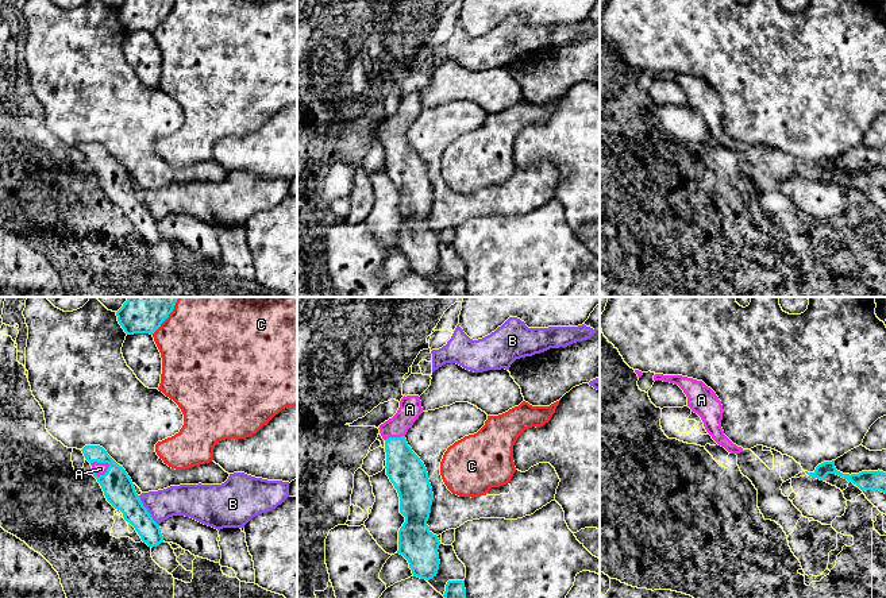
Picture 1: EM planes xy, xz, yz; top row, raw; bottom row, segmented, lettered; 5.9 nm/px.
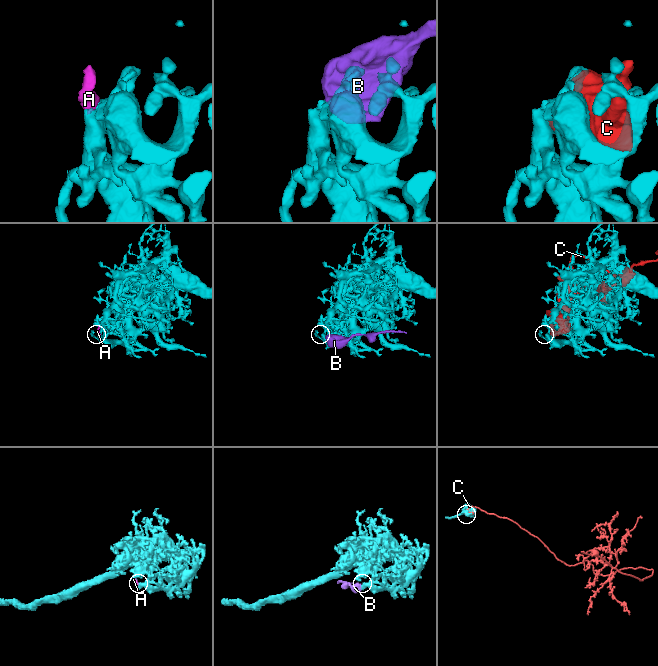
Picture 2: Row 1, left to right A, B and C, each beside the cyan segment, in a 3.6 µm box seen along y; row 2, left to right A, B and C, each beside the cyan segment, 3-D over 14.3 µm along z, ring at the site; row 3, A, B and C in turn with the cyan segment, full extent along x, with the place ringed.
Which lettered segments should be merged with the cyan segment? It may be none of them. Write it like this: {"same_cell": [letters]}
{"same_cell": ["A"]}

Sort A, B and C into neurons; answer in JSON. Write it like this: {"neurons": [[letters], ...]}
{"neurons": [["A"], ["B"], ["C"]]}

